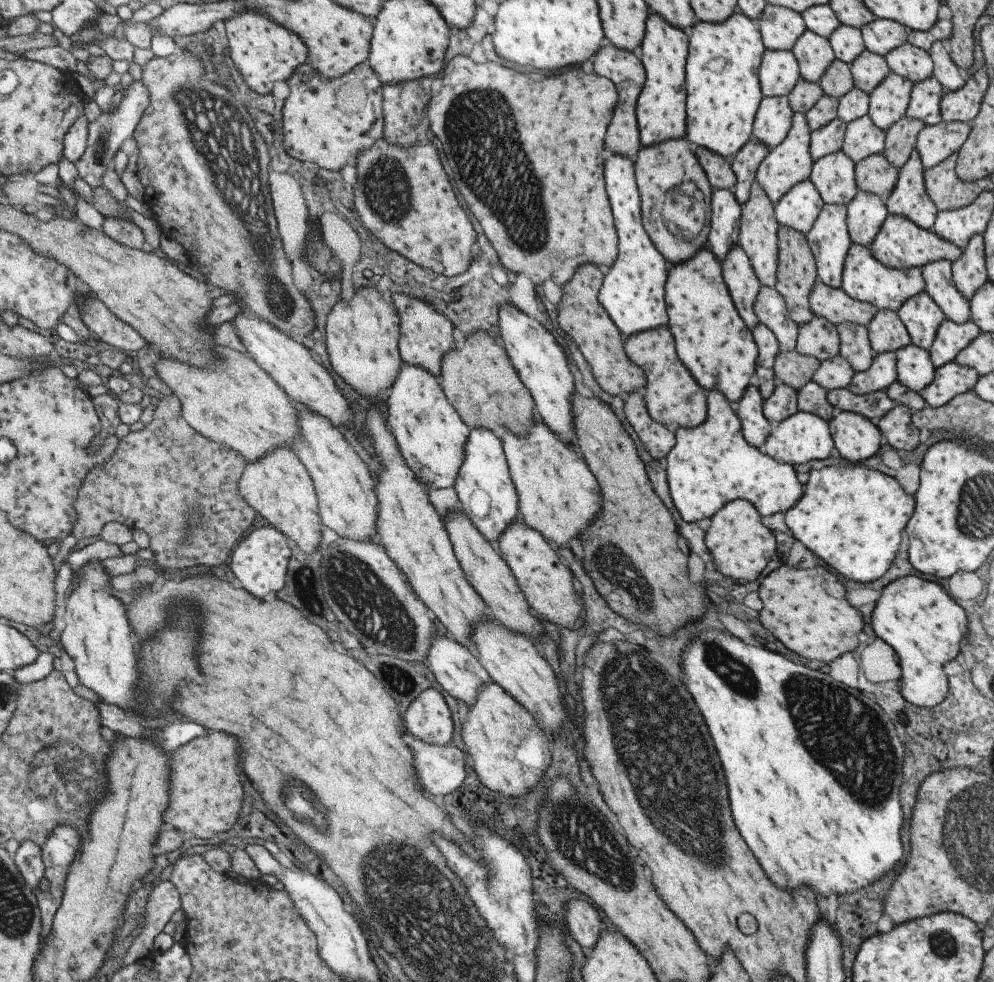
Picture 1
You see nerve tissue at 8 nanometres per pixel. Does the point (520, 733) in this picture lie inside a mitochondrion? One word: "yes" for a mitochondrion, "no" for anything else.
yes

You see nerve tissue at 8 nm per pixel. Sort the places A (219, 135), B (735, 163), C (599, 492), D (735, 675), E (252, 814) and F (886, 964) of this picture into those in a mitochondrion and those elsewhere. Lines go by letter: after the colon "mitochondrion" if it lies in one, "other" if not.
A: mitochondrion
B: other
C: other
D: mitochondrion
E: other
F: other

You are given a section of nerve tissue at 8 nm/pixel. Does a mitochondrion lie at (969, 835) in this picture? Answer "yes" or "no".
yes

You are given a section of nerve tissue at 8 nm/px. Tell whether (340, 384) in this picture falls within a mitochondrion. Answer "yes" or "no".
no

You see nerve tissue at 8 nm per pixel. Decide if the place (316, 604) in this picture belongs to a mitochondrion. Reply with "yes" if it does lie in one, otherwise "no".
yes

